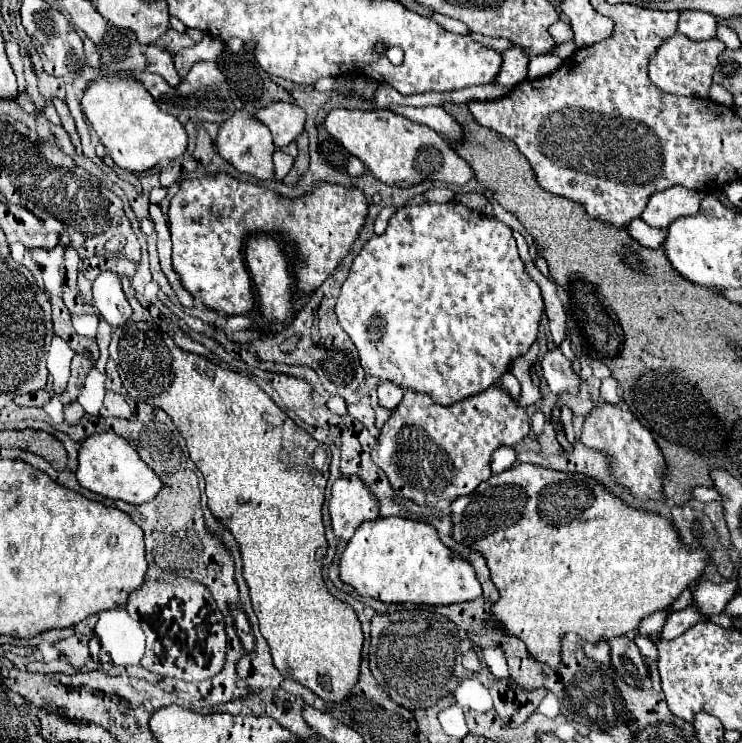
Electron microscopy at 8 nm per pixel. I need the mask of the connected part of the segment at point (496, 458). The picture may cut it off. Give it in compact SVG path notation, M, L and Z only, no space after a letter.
M501 446L493 454L493 458L491 458L491 470L493 470L493 474L499 474L503 470L509 470L515 464L515 460L517 460L515 448L513 446Z

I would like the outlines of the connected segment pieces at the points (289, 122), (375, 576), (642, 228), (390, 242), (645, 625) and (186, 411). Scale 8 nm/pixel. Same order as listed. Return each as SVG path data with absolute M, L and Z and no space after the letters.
M275 102L255 114L263 124L269 126L275 146L283 148L293 142L305 128L305 110L297 104Z
M377 518L363 522L347 542L341 556L341 580L353 586L361 596L387 604L457 604L479 598L481 586L475 568L465 558L453 558L453 552L439 540L437 530L411 518Z
M641 218L631 220L627 226L627 232L631 238L635 238L637 242L641 242L647 248L659 248L663 244L663 234L665 230L659 228L651 228L649 224L645 224Z
M453 200L453 202L445 202L445 204L425 202L425 204L413 204L413 206L399 208L399 212L391 218L387 230L381 236L373 236L363 246L363 250L357 254L357 258L353 260L351 272L341 288L341 296L337 300L335 310L339 316L341 328L351 336L353 344L359 350L361 366L367 368L369 374L377 376L379 380L391 380L403 388L409 388L409 390L425 392L425 394L433 396L435 402L439 402L443 406L451 406L459 400L469 398L477 392L483 392L485 388L495 384L499 380L499 376L505 370L509 370L509 364L517 356L521 356L529 350L529 346L537 338L537 330L539 330L539 322L541 322L541 314L543 314L543 298L541 298L539 286L523 270L523 262L517 254L517 246L515 246L511 228L495 218L489 218L489 216L475 212L467 206L463 206L461 202Z
M661 610L659 614L651 614L651 618L645 618L641 624L639 624L639 634L643 636L653 636L653 634L659 634L667 622L667 618L671 616L671 610Z
M133 310L133 316L115 328L109 354L125 390L135 400L157 406L173 418L187 442L191 460L203 472L211 512L233 532L241 546L243 576L249 584L253 610L269 644L273 666L323 700L341 702L347 698L359 676L363 632L355 610L329 594L321 566L315 560L315 552L327 546L321 506L329 470L317 470L313 464L313 450L319 442L299 428L255 380L225 370L205 356L181 350L159 326L145 324L143 310Z

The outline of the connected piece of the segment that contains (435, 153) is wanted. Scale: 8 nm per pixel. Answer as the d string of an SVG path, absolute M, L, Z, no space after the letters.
M331 110L325 130L357 156L387 186L409 186L423 180L439 180L463 186L475 174L471 166L431 128L415 124L391 110Z

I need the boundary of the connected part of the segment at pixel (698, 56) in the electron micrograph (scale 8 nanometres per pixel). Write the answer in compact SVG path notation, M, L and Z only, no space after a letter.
M675 34L667 42L663 42L663 46L655 54L655 58L651 58L649 78L663 92L691 96L691 98L709 98L711 76L715 72L717 58L723 50L725 50L725 44L719 38L695 42L695 40L687 38L685 34Z

